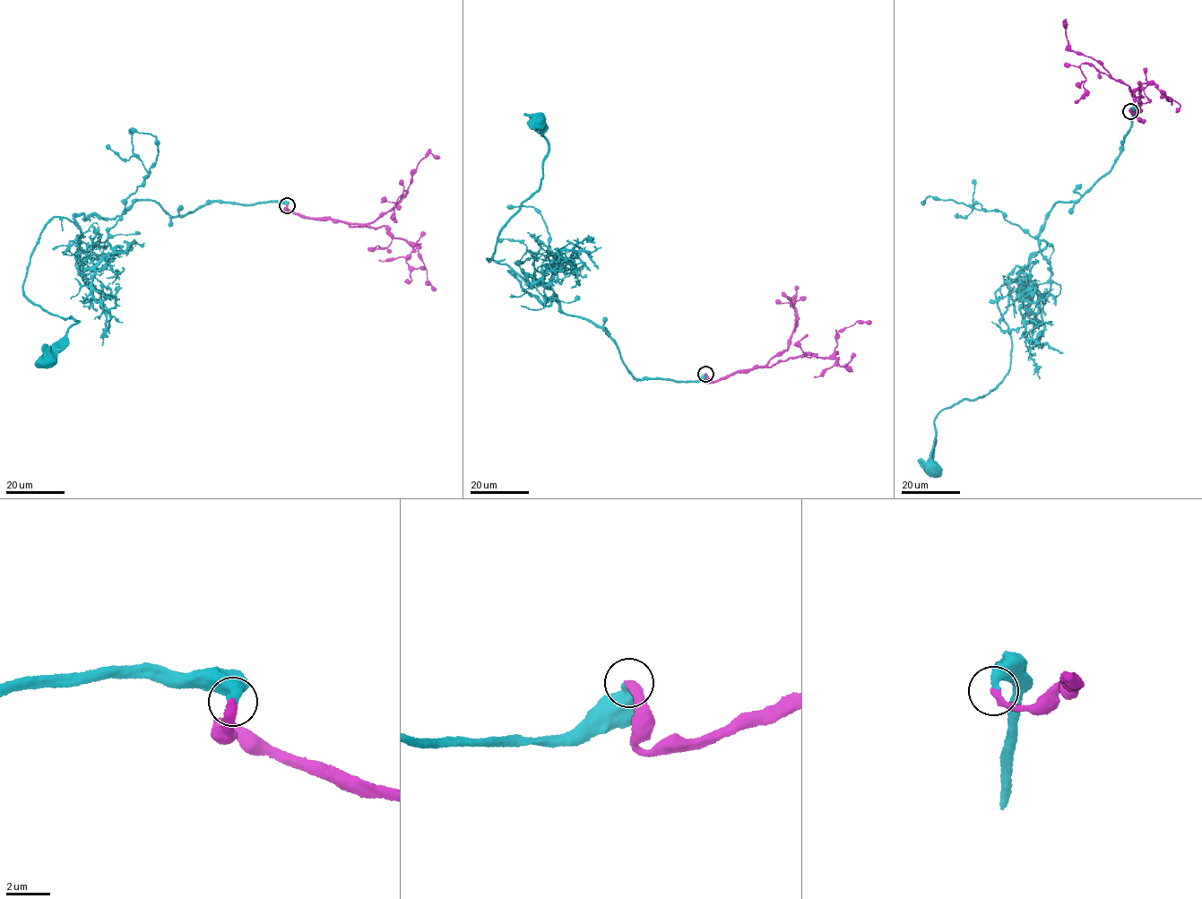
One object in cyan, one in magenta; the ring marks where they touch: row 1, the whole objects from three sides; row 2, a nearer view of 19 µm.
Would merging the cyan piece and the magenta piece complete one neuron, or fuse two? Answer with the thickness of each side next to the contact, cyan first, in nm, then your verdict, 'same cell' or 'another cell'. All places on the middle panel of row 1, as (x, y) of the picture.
480/320 nm | same cell

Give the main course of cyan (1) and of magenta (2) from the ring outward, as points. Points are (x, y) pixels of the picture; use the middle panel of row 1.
1: (705, 374), (635, 378), (605, 331), (488, 259), (540, 187), (549, 147), (536, 119)
2: (705, 374), (707, 382), (713, 383), (790, 358), (825, 358), (840, 330), (857, 321), (870, 324)

